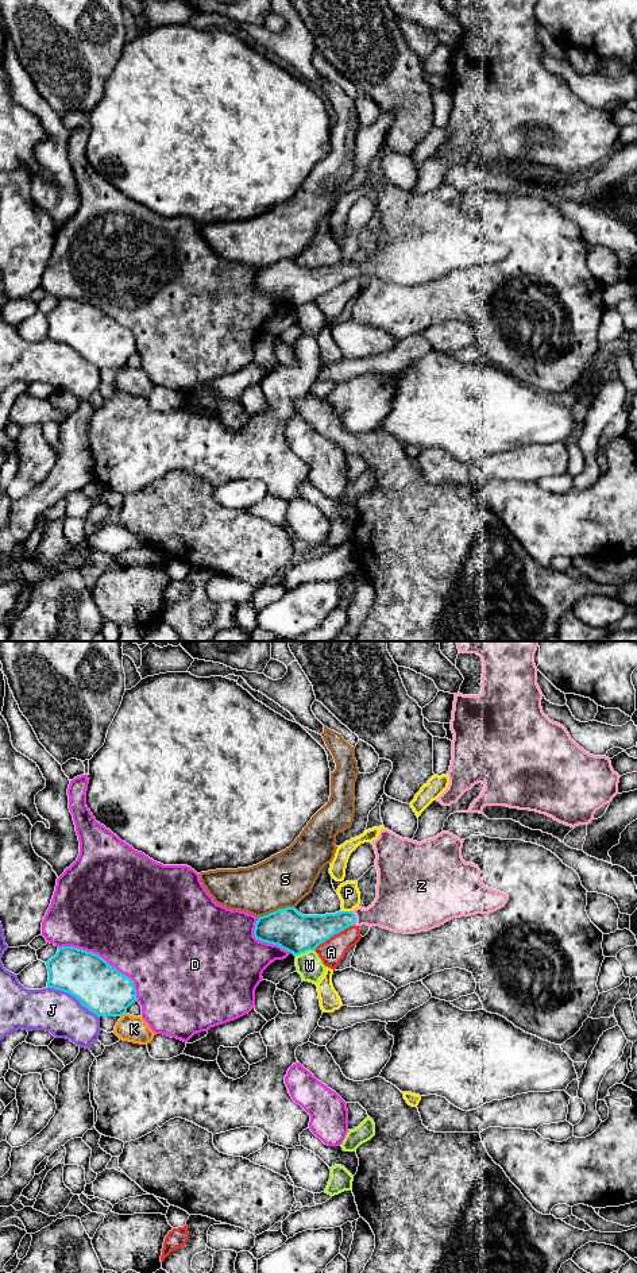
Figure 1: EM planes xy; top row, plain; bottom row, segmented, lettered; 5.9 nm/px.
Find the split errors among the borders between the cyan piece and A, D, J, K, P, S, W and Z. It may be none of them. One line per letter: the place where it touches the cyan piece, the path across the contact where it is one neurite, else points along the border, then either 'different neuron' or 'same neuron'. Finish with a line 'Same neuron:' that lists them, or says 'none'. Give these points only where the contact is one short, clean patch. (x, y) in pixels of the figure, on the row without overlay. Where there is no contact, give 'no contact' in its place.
A: meets cyan in xy at (334, 286); different neuron
D: meets cyan in xy at (104, 312); different neuron
J: meets cyan in xy at (73, 347); different neuron
K: meets cyan in xy at (123, 366); different neuron
P: meets cyan in xy at (347, 263); different neuron
S: meets cyan in xy at (277, 262); different neuron
W: meets cyan in xy at (304, 304); border along xy (313, 301), (296, 308); different neuron
Z: meets cyan in xy at (355, 270); runs through xy (315, 281), (346, 270), (355, 270), (371, 269), (396, 259); same neuron
Same neuron: Z

